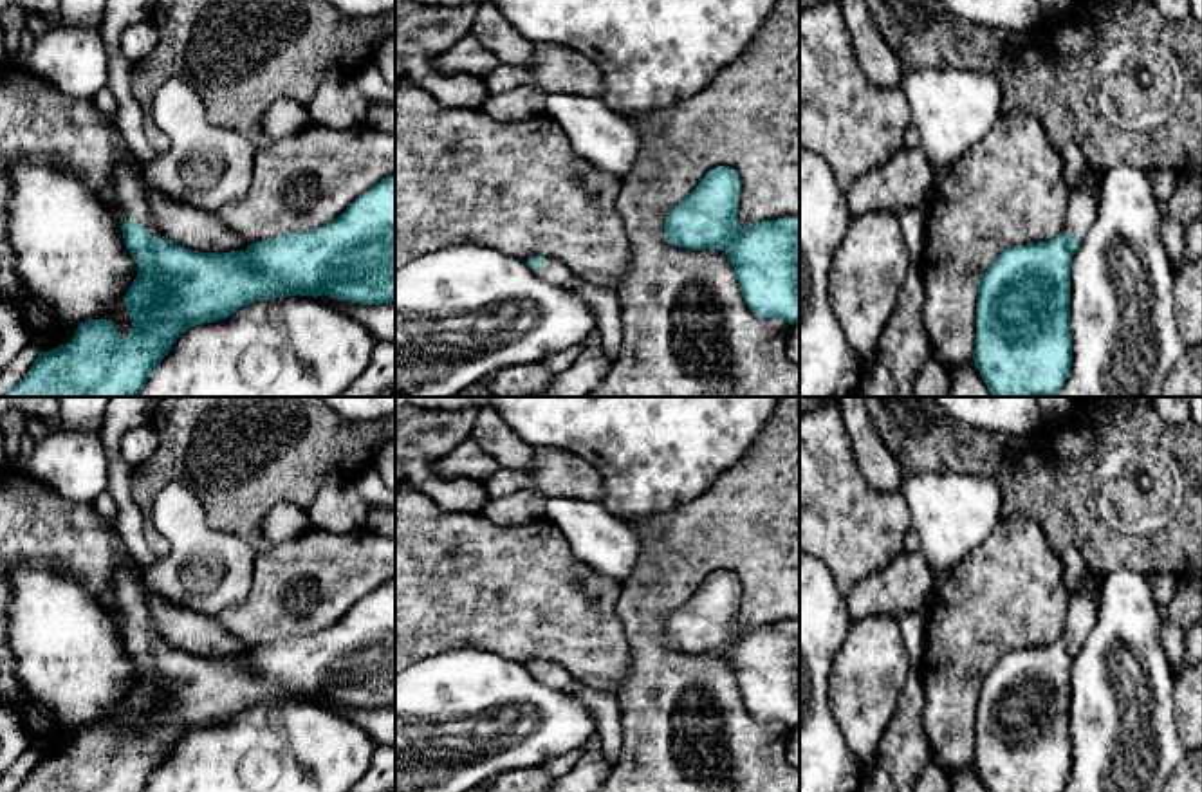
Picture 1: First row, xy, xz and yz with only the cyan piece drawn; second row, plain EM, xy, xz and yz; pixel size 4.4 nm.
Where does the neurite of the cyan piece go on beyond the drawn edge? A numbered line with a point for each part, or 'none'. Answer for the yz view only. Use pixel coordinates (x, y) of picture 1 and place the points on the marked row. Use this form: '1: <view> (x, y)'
1: yz (1081, 204)

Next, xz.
1: xz (554, 271)

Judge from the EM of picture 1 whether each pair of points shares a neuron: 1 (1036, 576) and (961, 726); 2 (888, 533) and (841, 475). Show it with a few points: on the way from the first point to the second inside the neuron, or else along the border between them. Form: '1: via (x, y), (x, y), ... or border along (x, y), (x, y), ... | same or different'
1: via (998, 614), (961, 652), (961, 688) | same
2: via (874, 518), (845, 489) | same

